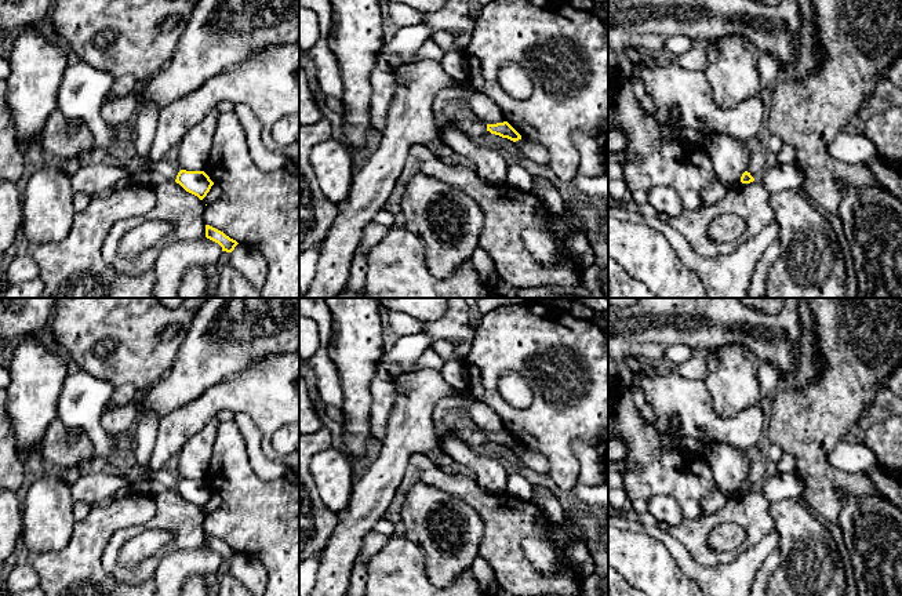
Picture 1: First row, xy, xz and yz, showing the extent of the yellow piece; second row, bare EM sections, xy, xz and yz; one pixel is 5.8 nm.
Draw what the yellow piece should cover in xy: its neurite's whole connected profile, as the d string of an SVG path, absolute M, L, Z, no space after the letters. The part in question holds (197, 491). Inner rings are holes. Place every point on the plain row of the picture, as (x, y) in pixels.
M149 465L141 466L145 477L153 479L160 488L179 493L186 501L203 509L214 491L204 480L178 480L172 473L161 468L152 472Z

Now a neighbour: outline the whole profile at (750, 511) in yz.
M760 488L750 493L741 490L730 495L728 502L710 516L698 519L684 517L679 526L666 523L657 526L683 542L695 563L703 567L714 567L734 562L742 552L756 546L765 535L775 530L770 512L771 502ZM735 523L741 526L746 538L743 544L731 552L714 552L709 546L710 530L717 524Z

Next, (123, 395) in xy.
M130 384L120 385L114 389L106 407L126 406L134 400L135 395L137 395L137 389L132 385Z

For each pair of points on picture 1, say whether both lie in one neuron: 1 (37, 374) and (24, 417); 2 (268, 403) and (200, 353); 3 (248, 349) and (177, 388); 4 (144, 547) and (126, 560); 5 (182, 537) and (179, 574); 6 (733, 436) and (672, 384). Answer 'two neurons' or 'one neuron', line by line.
1: one neuron
2: two neurons
3: one neuron
4: one neuron
5: two neurons
6: one neuron

